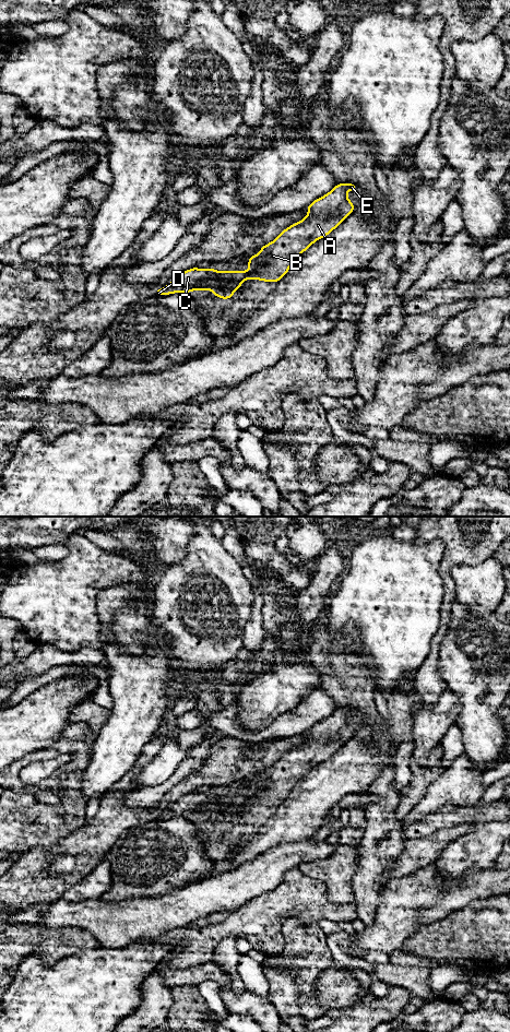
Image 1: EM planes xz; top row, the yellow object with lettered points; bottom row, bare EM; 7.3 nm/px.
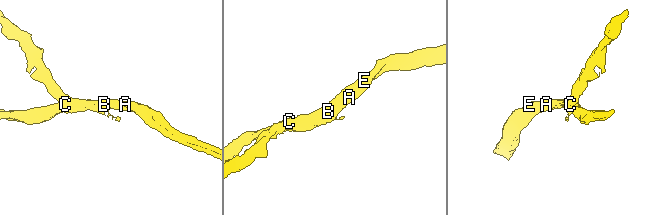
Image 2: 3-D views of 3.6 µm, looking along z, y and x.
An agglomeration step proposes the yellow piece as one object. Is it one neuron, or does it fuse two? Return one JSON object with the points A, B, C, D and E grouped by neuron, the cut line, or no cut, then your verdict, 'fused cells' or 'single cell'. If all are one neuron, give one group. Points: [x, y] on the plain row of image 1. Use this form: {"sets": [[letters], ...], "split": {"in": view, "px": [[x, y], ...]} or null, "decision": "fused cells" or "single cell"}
{"sets": [["A", "B", "E"], ["C", "D"]], "split": {"in": "xz", "px": [[239, 806], [201, 806], [196, 811], [190, 811], [184, 816]]}, "decision": "fused cells"}

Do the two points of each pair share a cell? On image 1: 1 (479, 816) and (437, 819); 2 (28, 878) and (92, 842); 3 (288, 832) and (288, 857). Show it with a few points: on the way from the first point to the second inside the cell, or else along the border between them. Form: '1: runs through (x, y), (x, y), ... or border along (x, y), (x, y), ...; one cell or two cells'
1: runs through (469, 816), (448, 816); one cell
2: runs through (44, 862), (61, 846), (75, 844); one cell
3: border along (309, 838), (303, 841), (281, 842), (264, 852); two cells

